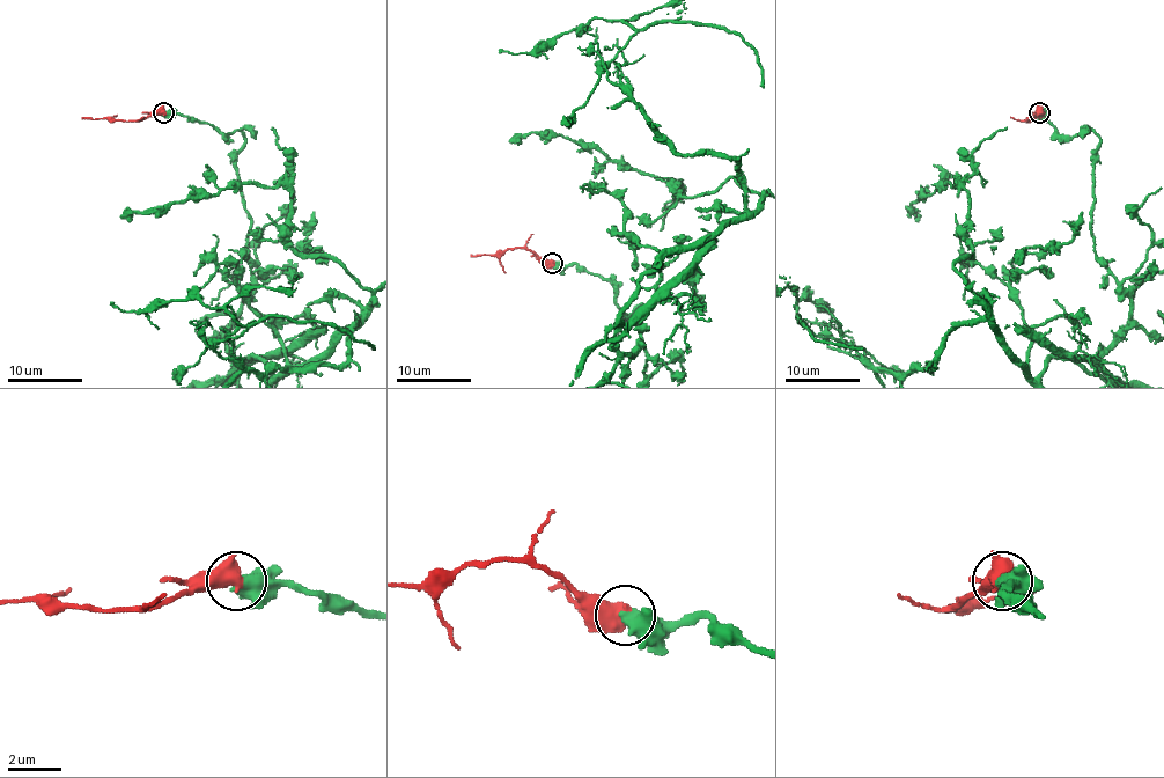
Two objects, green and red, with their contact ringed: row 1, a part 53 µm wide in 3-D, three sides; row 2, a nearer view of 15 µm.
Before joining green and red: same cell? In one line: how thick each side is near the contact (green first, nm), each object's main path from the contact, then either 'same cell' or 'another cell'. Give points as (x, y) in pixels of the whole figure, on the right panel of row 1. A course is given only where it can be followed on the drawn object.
calibres 650 and 750 nm; course green (1039, 114), (1099, 139), (1131, 320), (1093, 372), (1031, 378), (988, 321), (877, 372); course red (1039, 112), (1024, 122), (1033, 118); another cell

